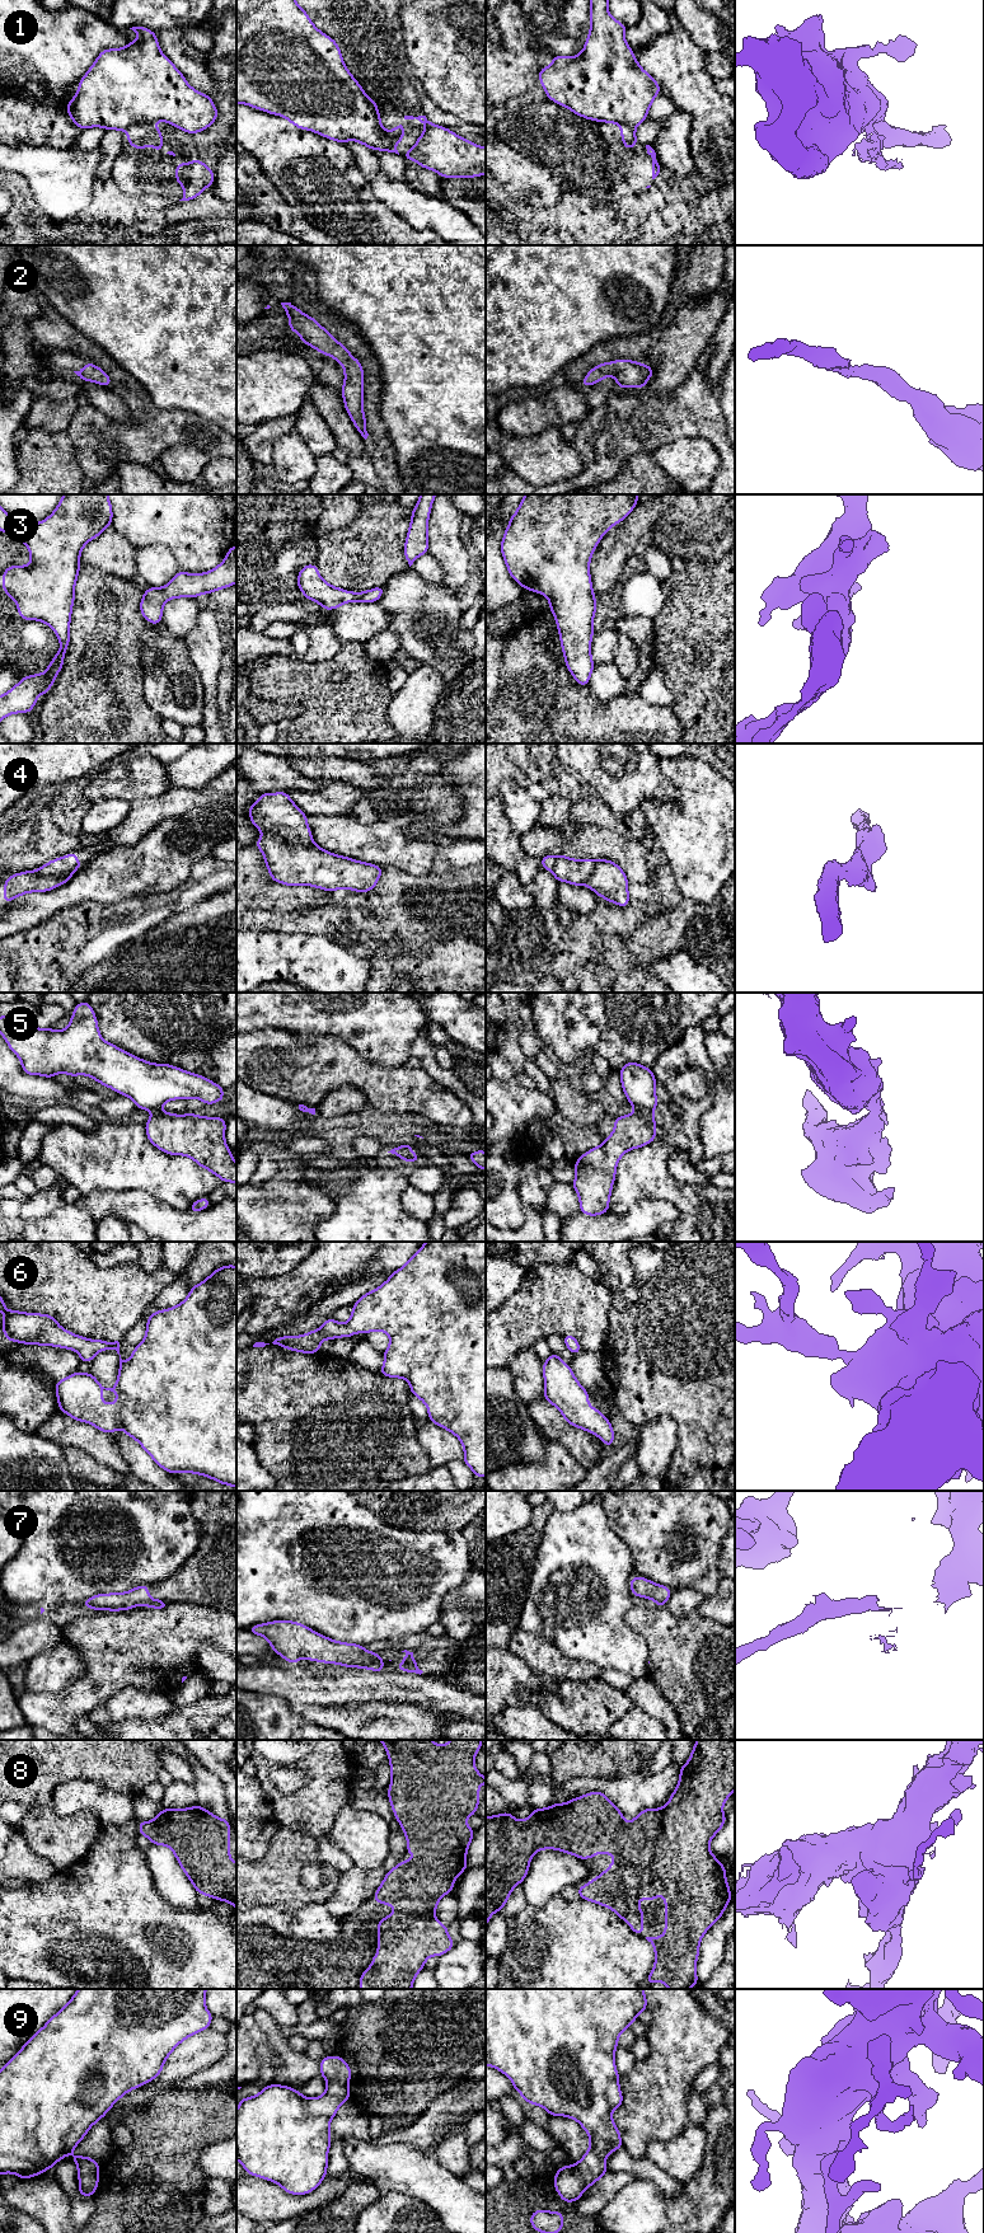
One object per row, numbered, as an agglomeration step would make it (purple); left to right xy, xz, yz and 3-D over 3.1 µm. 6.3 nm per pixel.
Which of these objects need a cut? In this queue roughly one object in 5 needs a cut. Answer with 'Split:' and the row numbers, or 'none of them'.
Split: 1, 4, 5, 7

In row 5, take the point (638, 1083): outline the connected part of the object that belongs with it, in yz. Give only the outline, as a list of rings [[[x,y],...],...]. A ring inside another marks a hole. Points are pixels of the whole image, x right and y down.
[[[629,1061],[620,1070],[620,1083],[631,1106],[637,1112],[653,1115],[659,1103],[655,1089],[656,1078],[651,1069]]]

